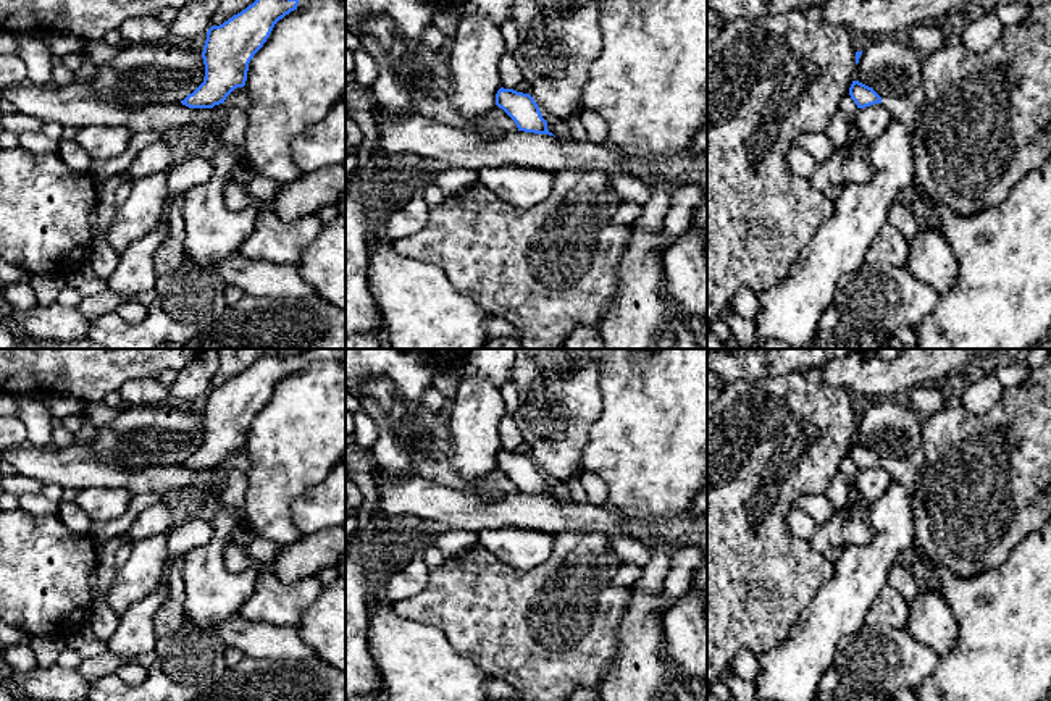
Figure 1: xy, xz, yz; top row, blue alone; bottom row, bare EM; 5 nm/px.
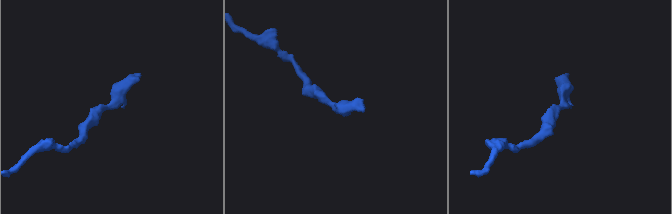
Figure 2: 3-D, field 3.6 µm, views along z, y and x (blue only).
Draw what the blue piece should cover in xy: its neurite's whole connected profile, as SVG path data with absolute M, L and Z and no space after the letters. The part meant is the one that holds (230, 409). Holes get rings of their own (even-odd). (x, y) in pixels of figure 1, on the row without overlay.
M307 349L289 359L262 357L241 375L207 394L202 420L203 444L182 467L213 470L247 443L249 425L263 409L274 386L291 373L316 360L341 360L345 349Z

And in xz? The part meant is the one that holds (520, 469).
M500 449L496 455L496 467L515 483L518 493L554 497L530 455Z

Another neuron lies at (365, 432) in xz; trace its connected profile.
M363 410L354 413L354 438L355 438L355 447L362 451L373 451L379 438L378 425Z

